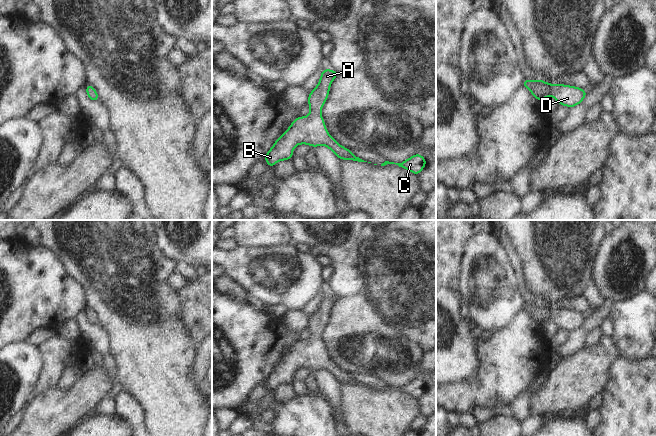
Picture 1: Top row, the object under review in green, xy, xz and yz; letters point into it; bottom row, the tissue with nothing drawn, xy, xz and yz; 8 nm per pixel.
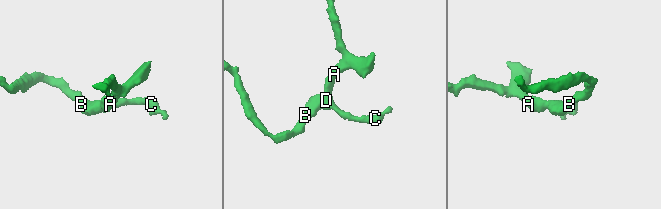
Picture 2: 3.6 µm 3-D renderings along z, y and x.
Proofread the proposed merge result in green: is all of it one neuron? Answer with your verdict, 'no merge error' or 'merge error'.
no merge error

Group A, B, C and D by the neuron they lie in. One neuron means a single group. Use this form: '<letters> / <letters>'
A B C D

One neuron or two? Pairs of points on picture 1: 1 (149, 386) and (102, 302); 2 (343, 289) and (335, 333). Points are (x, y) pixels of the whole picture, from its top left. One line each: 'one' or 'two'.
1: one
2: two

